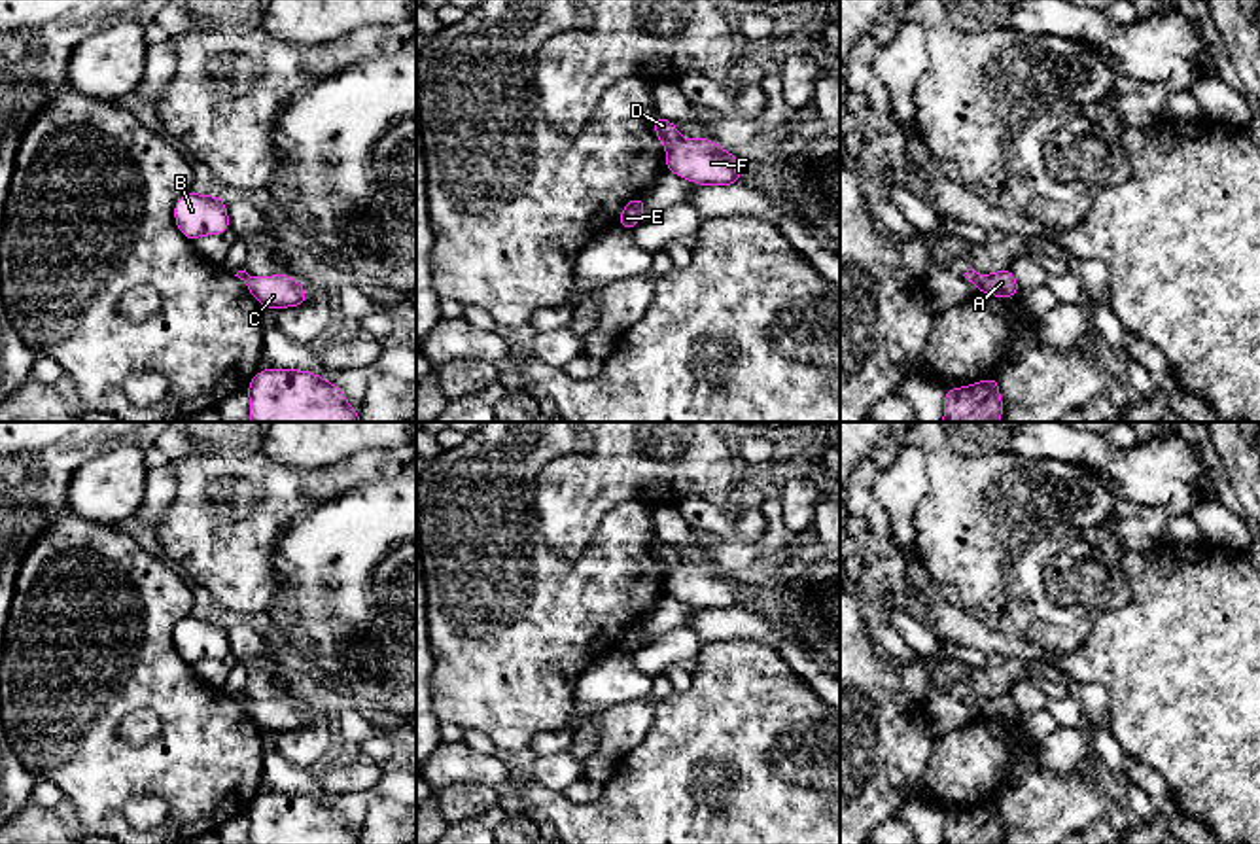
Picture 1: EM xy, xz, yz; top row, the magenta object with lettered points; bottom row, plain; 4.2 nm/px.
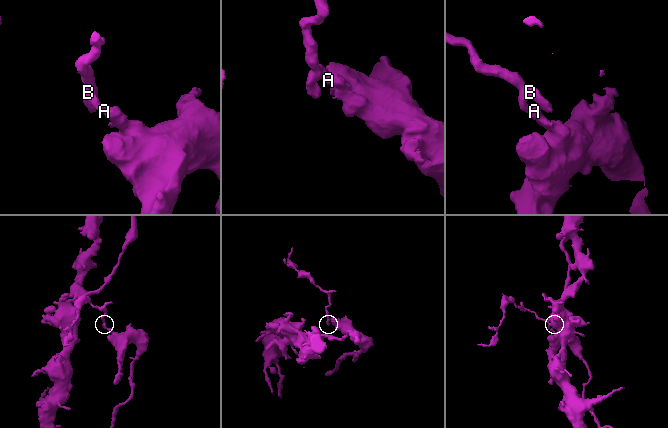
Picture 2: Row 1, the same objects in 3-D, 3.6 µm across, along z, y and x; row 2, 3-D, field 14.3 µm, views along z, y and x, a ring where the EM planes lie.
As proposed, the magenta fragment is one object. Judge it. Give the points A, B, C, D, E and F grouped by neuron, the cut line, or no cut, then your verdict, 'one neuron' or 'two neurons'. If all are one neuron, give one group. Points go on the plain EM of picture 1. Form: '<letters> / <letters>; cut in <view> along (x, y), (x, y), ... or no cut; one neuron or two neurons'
A C F / B D E; cut in yz along (986, 701), (980, 712); two neurons

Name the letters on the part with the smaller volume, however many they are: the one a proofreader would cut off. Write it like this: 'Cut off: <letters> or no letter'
Cut off: B, D, E

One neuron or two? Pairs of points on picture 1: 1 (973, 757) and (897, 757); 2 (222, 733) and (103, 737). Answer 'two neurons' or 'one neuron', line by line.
1: two neurons
2: one neuron

